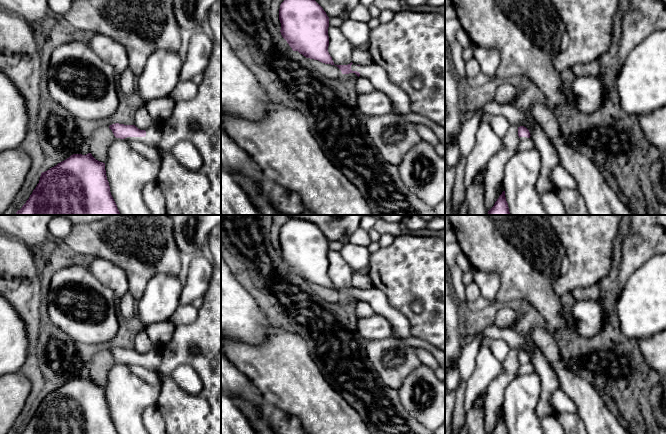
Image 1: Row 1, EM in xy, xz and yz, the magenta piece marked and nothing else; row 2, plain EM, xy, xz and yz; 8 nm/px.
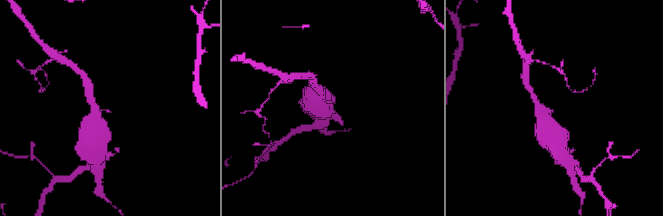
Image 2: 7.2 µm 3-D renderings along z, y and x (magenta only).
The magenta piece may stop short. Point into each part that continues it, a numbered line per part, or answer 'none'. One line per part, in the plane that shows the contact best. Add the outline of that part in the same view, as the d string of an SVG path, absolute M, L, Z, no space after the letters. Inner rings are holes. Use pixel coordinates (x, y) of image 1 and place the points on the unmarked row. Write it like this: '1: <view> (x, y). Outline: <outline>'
1: xy (153, 358). Outline: M155 345L146 355L145 361L127 361L125 364L127 365L136 365L142 366L146 369L156 371L161 363L161 354L159 350L159 346Z

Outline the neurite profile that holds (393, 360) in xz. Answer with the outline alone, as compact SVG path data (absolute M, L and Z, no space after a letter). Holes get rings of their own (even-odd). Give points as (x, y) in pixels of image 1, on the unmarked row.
M400 337L367 341L366 351L382 382L394 390L421 364L415 347L402 343Z

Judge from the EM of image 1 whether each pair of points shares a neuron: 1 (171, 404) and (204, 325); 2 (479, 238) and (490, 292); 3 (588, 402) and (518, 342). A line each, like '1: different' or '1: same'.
1: same
2: different
3: different

